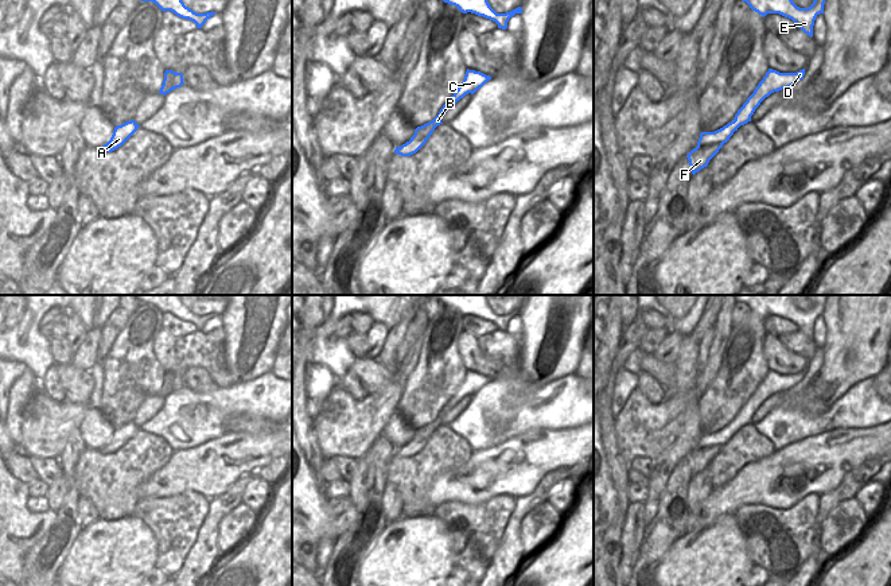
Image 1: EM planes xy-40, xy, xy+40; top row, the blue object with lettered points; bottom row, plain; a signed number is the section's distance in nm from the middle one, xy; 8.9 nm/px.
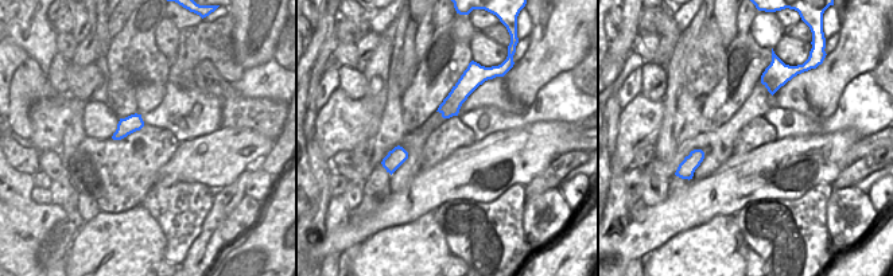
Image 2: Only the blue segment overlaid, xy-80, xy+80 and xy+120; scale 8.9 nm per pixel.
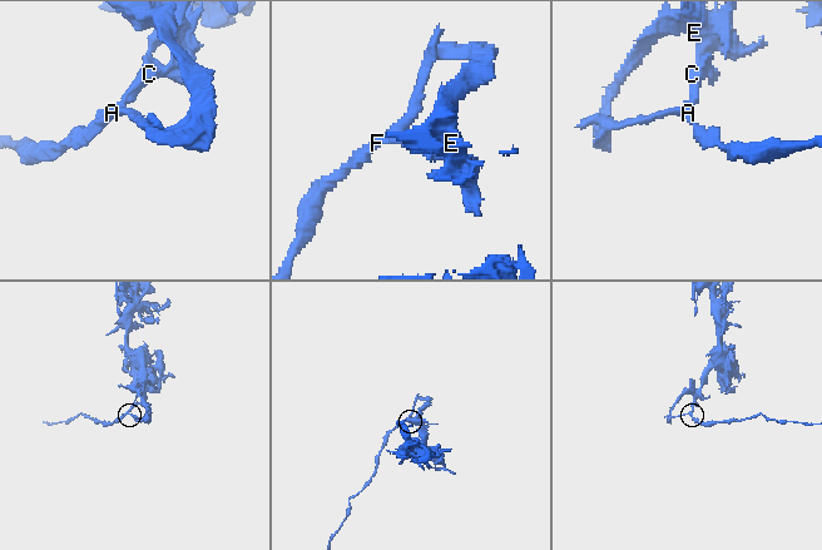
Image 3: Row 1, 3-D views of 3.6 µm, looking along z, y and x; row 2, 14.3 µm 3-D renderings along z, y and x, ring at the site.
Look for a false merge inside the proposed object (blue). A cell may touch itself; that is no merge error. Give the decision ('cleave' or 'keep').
cleave

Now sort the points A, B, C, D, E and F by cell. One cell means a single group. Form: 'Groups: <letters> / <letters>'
Groups: A B F / C D E.

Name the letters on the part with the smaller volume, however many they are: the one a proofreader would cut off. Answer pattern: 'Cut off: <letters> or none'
Cut off: A, B, F

